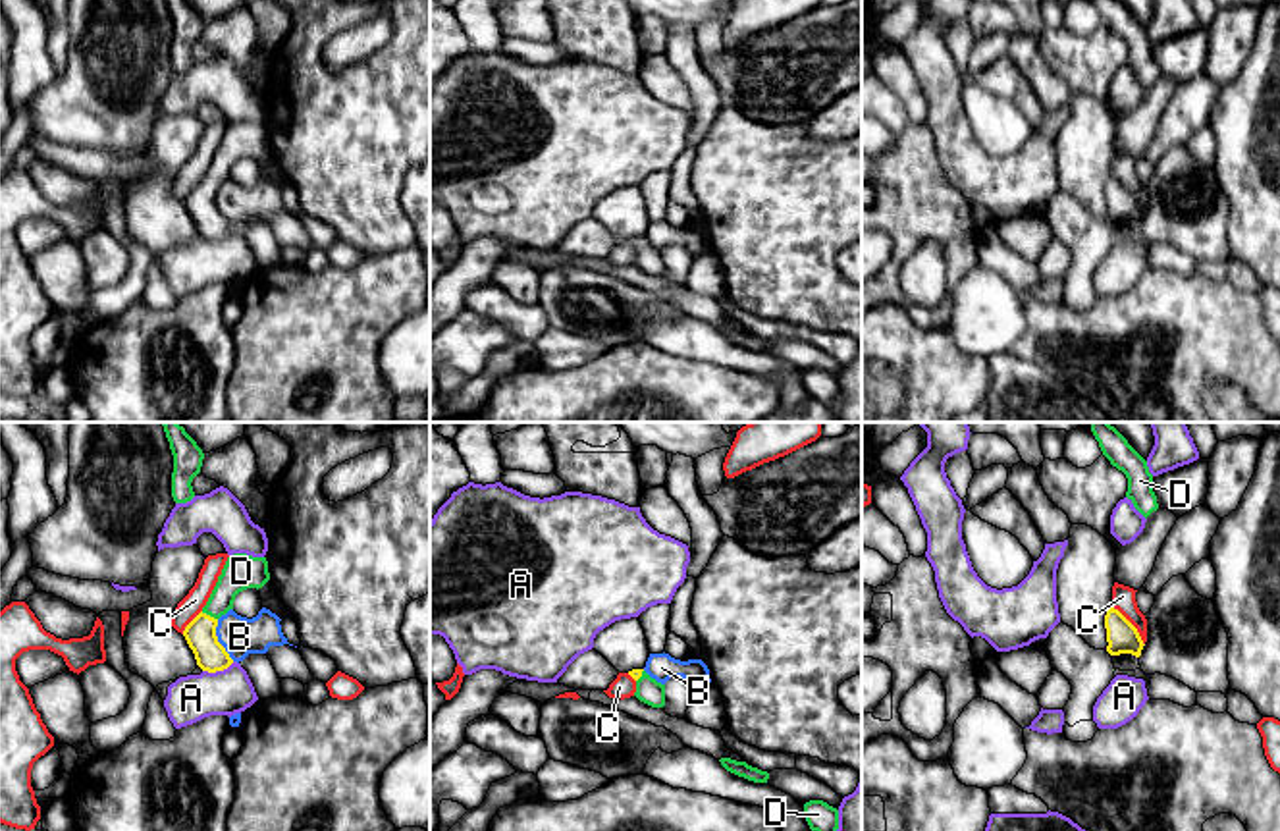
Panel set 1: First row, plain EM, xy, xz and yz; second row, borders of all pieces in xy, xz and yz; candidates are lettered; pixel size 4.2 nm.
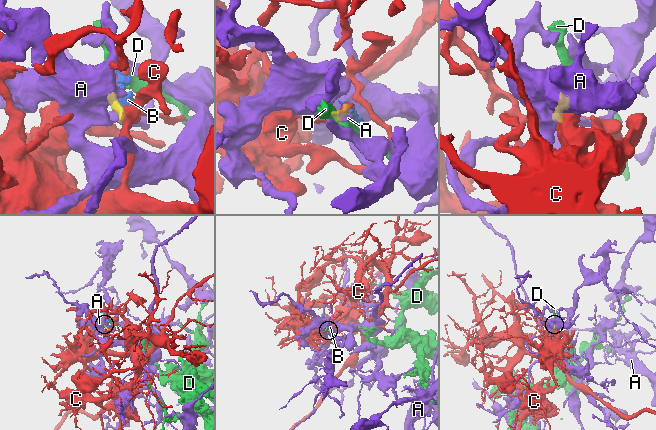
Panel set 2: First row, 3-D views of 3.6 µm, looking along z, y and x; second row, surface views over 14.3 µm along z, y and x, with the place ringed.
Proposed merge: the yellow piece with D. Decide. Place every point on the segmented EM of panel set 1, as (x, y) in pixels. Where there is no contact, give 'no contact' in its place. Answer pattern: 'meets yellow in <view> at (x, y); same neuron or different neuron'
meets yellow in xy at (209, 616); same neuron

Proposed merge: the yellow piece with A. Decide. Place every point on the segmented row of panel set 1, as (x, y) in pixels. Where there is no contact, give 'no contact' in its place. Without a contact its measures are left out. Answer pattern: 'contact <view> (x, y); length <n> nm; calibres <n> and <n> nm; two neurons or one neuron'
contact xy (218, 670); length 140 nm; calibres 130 and 190 nm; two neurons

